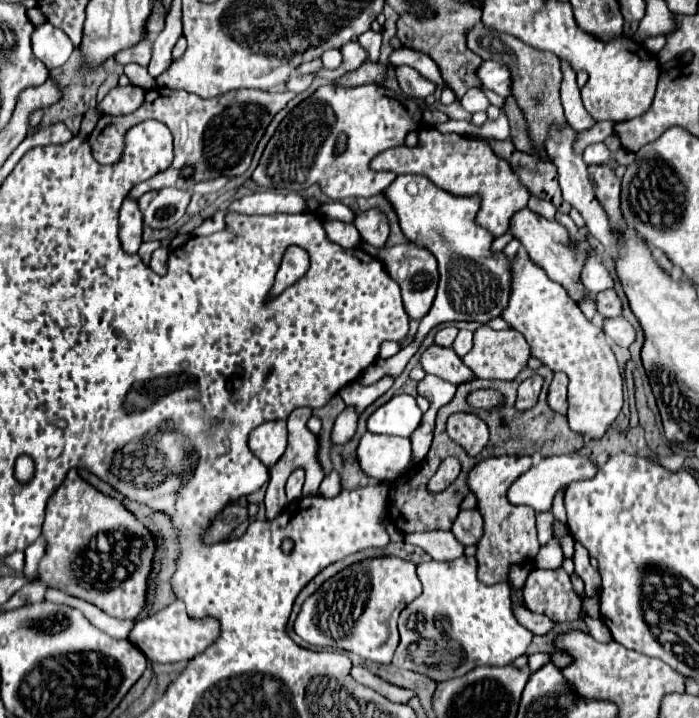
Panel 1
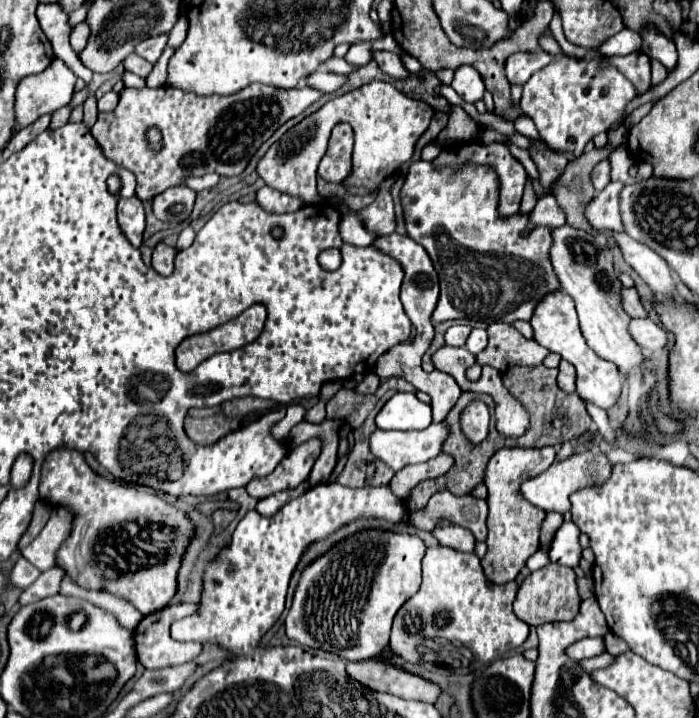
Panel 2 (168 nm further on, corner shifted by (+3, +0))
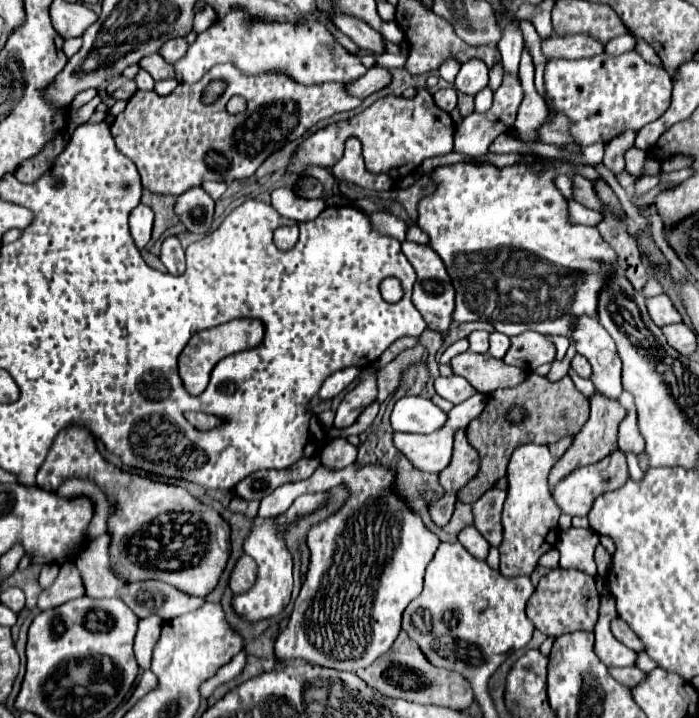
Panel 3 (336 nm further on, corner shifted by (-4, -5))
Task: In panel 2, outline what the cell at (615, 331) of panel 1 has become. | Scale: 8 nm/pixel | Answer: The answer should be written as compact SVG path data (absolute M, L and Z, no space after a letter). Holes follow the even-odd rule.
M650 318L644 320L632 320L628 326L628 332L632 334L632 338L646 350L660 350L668 344L668 334L666 330L656 324Z

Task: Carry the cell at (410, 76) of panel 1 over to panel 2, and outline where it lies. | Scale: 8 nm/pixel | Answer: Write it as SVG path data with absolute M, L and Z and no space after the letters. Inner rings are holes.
M384 50L374 52L374 54L372 54L372 60L376 60L378 66L380 66L386 74L390 74L390 76L396 76L396 78L406 78L406 76L408 76L408 72L406 72L406 68L402 66L398 54L394 54L394 52L384 52Z

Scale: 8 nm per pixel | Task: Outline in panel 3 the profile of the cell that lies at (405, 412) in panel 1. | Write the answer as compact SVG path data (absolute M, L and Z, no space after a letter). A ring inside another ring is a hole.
M421 395L417 397L403 397L395 403L391 413L391 427L393 431L405 433L433 433L445 423L447 413L443 413L431 399Z

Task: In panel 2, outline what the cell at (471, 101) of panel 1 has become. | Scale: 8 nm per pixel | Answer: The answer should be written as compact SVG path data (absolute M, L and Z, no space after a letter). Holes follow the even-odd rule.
M462 64L456 72L454 72L454 80L452 80L452 88L466 100L466 102L478 102L484 96L484 82L482 76L478 74L478 70L474 70L470 64Z

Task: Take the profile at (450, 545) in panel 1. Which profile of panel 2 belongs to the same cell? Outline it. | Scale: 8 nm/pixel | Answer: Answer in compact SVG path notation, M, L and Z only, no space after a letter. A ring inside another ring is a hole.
M452 524L452 526L446 526L446 528L434 528L432 534L438 538L438 542L442 546L450 546L450 548L456 548L460 552L474 552L476 538L474 538L474 534L470 534L462 526Z

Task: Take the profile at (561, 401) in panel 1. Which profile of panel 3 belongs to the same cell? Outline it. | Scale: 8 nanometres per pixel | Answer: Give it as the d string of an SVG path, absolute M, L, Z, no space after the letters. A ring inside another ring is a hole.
M575 355L573 361L571 361L571 367L573 367L573 371L575 371L579 377L589 379L589 375L591 375L591 365L589 365L589 361L587 361L585 357Z

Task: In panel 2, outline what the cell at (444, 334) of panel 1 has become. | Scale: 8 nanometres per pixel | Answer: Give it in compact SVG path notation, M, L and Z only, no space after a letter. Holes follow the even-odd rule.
M452 326L452 328L448 328L448 332L444 336L446 344L450 344L450 346L464 346L468 336L470 336L470 332L472 332L472 326Z

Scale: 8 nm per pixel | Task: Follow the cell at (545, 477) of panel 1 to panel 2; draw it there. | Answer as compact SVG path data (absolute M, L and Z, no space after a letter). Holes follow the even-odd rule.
M586 450L584 454L576 454L576 456L568 458L568 460L558 460L546 472L542 472L540 476L536 476L532 480L526 480L522 484L522 496L528 502L532 502L534 506L538 506L538 508L542 508L546 512L554 510L554 512L564 514L564 512L570 510L570 500L568 498L570 498L572 492L576 492L580 488L586 488L586 486L592 486L594 484L591 477L593 473L598 474L597 484L604 484L610 478L610 472L612 472L612 464L608 462L608 458L604 454L602 454L602 460L598 460L596 452Z

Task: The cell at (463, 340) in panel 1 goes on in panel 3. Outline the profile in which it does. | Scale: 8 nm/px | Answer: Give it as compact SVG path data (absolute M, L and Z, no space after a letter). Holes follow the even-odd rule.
M493 331L493 333L489 335L489 355L501 359L501 357L507 353L507 349L509 349L509 337L503 335L503 333Z

